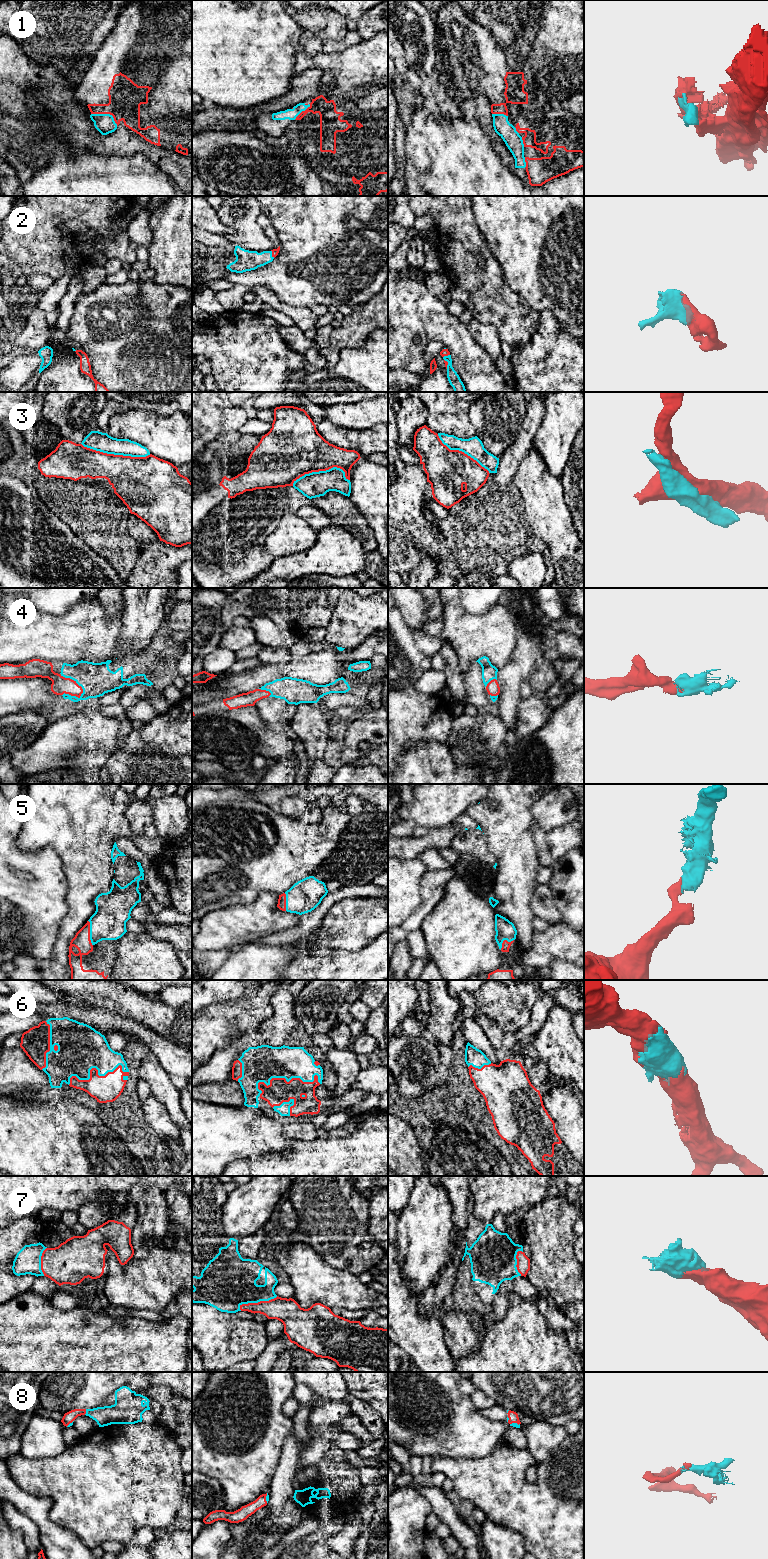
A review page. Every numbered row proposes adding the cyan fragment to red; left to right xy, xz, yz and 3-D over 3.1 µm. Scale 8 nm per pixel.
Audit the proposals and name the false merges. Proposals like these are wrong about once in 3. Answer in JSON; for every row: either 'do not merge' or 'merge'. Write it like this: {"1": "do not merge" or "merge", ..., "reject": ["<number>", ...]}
{"1": "do not merge", "2": "merge", "3": "do not merge", "4": "merge", "5": "merge", "6": "merge", "7": "merge", "8": "merge", "reject": ["1", "3"]}

